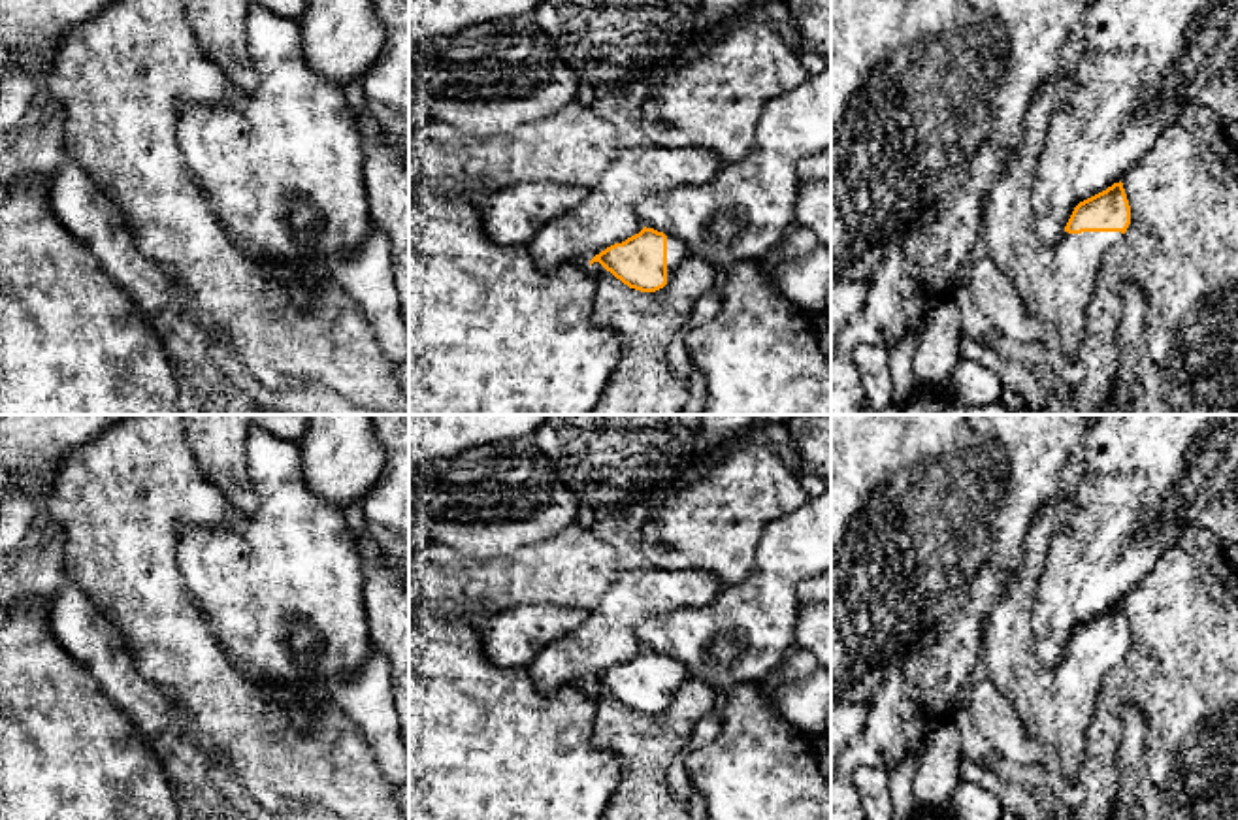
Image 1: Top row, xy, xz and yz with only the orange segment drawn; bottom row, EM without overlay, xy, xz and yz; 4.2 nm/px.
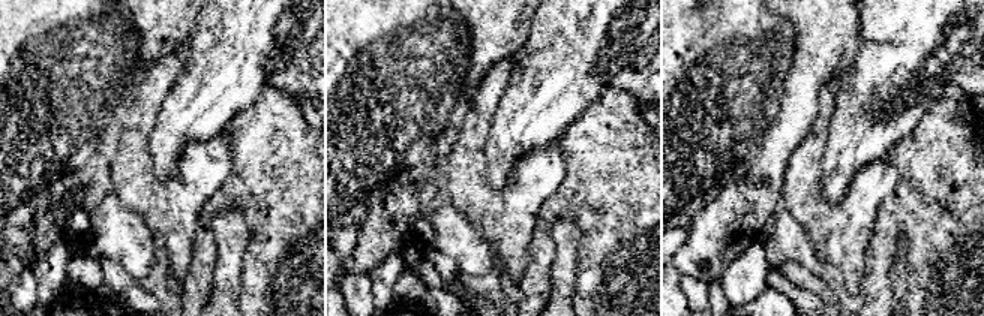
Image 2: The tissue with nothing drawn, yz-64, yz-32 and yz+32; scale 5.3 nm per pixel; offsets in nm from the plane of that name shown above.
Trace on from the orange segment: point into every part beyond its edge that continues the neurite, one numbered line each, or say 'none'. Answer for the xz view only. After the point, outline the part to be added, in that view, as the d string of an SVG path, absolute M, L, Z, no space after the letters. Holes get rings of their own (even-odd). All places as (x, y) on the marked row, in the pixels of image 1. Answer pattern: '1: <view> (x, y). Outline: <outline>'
1: xz (607, 215). Outline: M622 147L588 198L548 221L526 249L543 271L565 262L590 264L607 247L644 228L635 211L643 198L710 181L722 166L722 158L707 147Z

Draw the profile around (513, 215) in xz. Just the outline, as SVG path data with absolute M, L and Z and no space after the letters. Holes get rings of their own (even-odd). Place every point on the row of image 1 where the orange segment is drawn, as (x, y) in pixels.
M520 183L469 194L488 238L505 247L526 245L548 221L582 204L590 189L563 183Z

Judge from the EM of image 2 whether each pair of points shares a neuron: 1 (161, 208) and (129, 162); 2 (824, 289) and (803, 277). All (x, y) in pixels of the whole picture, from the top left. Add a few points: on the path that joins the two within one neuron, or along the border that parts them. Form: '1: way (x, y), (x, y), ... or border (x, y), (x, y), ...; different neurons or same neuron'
1: way (149, 196), (134, 181), (132, 174); same neuron
2: way (819, 288), (807, 282); same neuron

